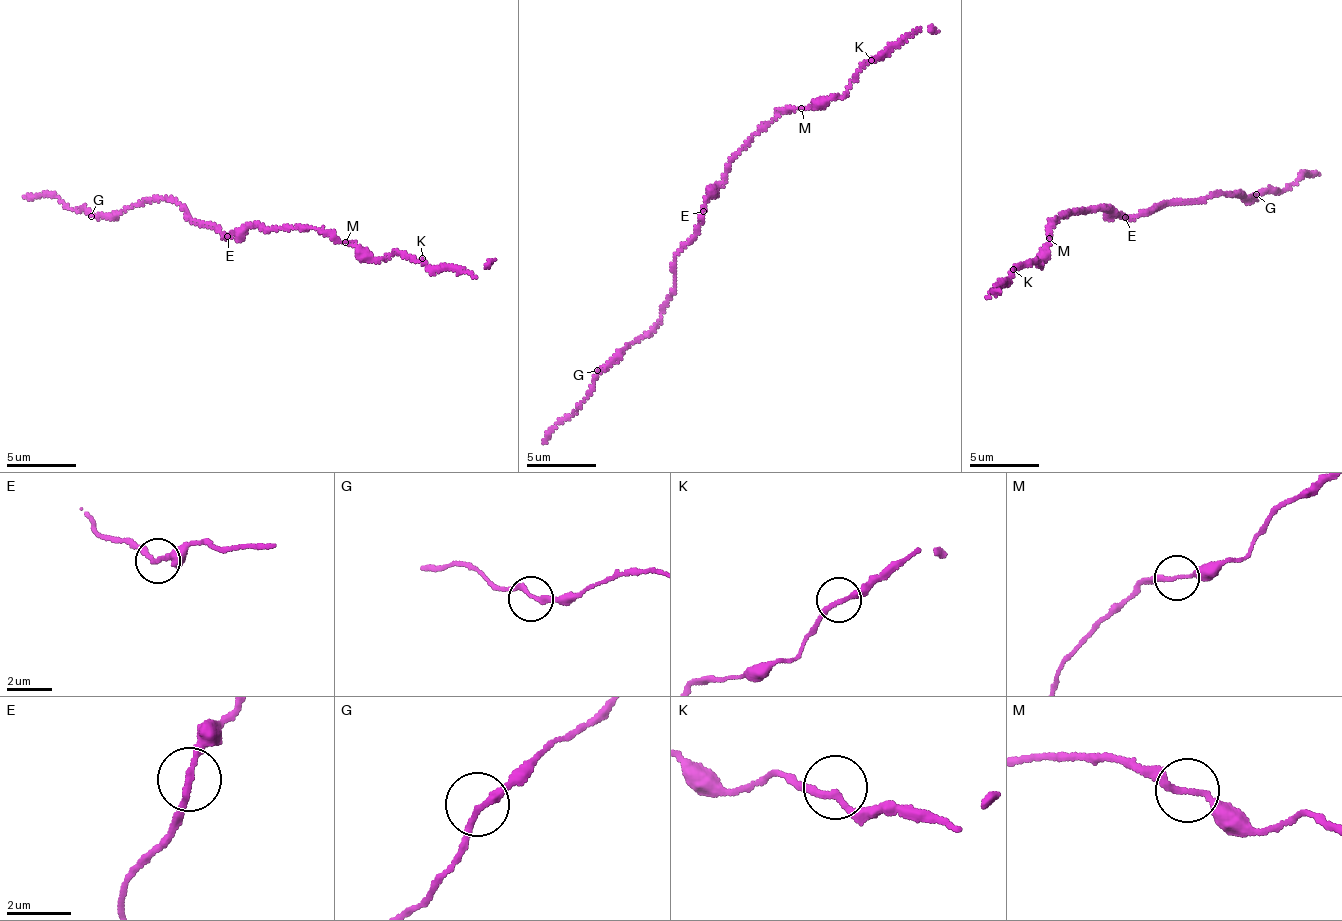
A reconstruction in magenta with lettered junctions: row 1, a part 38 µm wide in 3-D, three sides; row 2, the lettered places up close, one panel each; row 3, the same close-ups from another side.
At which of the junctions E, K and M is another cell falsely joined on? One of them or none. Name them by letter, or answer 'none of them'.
none of them

